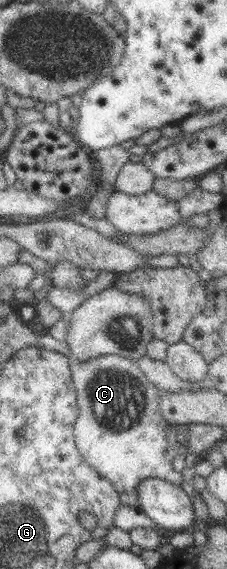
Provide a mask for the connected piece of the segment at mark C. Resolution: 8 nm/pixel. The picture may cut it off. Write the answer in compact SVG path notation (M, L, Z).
M103 354L86 360L68 360L77 395L79 415L73 425L75 447L81 457L106 477L119 494L131 494L147 478L180 485L181 474L174 471L171 459L178 450L167 445L163 430L168 423L161 417L159 390L151 384L133 359Z

